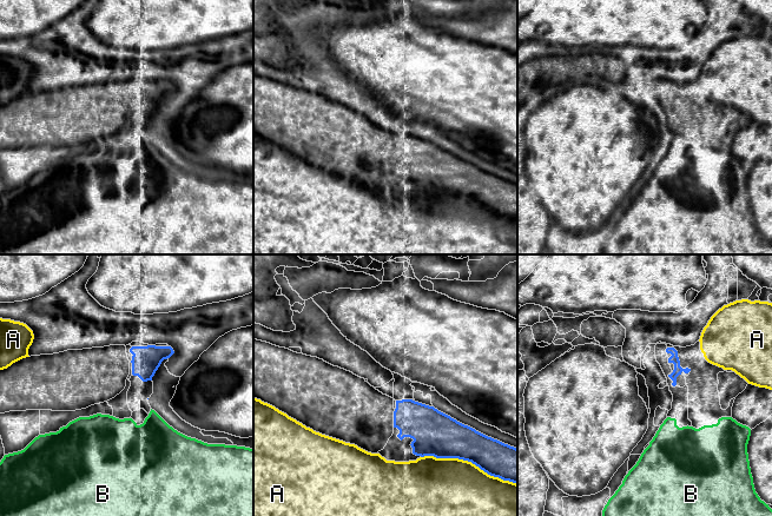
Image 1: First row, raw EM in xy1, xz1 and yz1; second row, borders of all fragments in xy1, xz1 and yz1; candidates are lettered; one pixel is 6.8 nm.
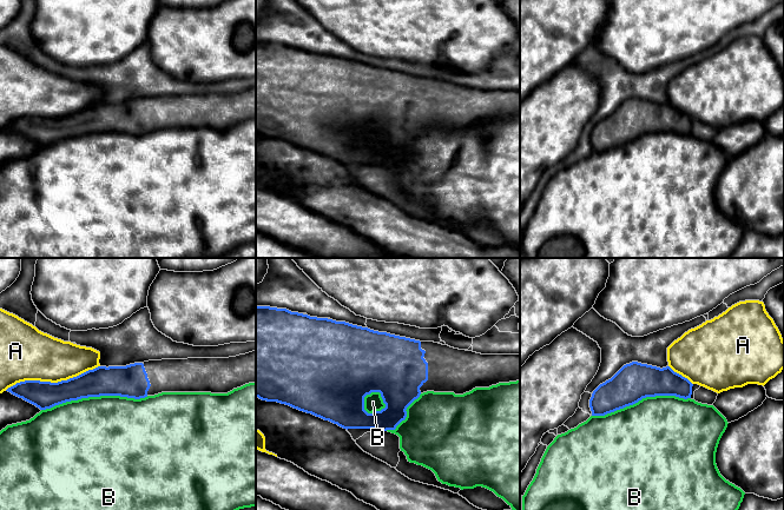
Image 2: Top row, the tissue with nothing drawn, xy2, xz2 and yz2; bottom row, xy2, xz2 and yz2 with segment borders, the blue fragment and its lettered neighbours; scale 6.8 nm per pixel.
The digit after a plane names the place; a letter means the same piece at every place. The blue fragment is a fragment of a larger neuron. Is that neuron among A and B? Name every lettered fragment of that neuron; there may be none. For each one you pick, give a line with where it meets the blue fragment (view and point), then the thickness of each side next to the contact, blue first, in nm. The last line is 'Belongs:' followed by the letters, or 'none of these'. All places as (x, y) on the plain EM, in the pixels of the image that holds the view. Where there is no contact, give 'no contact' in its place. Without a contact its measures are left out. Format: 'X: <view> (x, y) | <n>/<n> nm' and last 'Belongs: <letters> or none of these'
Belongs: none of these

